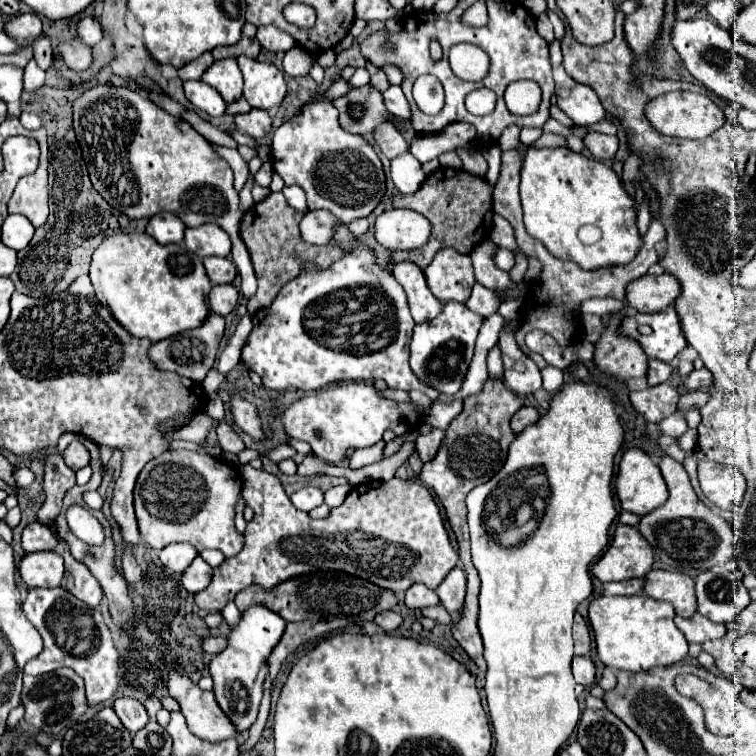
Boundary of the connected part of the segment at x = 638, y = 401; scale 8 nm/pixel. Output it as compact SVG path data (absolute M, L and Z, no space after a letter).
M660 383L656 387L648 387L644 391L630 393L632 407L640 415L644 415L648 423L658 423L666 419L668 415L672 415L676 411L678 399L680 399L678 391L668 383Z

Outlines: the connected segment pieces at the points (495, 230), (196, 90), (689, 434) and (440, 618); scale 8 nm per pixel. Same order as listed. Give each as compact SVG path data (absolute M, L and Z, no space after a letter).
M494 213L494 227L492 227L490 239L494 243L498 243L500 247L504 247L504 249L518 251L516 241L514 241L514 229L512 229L512 225L502 215L498 215L498 213Z
M184 81L184 93L194 107L212 117L218 117L226 111L224 99L220 99L220 95L216 95L216 91L212 91L212 87L208 87L204 81Z
M688 429L682 437L678 437L678 445L684 449L684 451L694 451L696 449L696 429Z
M442 605L422 609L422 615L424 615L424 617L430 617L430 619L434 619L434 621L438 621L438 623L450 623L450 621L452 621L450 613L448 613Z

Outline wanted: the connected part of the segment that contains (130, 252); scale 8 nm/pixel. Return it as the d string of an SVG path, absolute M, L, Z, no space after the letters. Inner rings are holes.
M162 211L148 221L148 233L118 233L118 235L106 237L92 255L90 279L96 291L96 299L106 309L110 309L114 319L124 329L128 329L128 333L134 337L146 337L152 343L156 343L176 333L182 333L186 329L200 327L210 313L206 297L212 289L212 283L204 271L202 259L190 253L184 245L170 245L170 243L182 243L184 229L186 225L178 219L178 215Z

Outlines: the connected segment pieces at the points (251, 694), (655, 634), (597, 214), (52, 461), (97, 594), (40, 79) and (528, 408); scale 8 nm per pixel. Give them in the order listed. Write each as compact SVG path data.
M256 603L256 605L248 607L248 611L244 611L240 615L240 621L230 629L230 633L226 637L226 641L228 641L226 649L220 651L208 663L210 677L214 679L216 701L222 707L222 711L232 719L238 733L250 729L250 725L256 721L258 707L260 707L260 701L264 695L262 685L264 685L264 679L270 675L268 657L270 657L272 649L278 645L284 629L286 629L286 621L280 619L280 615L276 615L274 611L268 611L266 607Z
M602 595L590 603L590 623L598 657L608 667L636 673L654 665L674 665L688 655L688 641L674 625L674 607L668 601L656 601L648 595Z
M528 147L520 177L526 231L534 239L540 239L550 255L572 259L582 269L610 267L634 259L642 245L636 227L634 199L626 195L618 175L610 167L578 155L568 147Z
M50 455L46 459L46 475L44 475L44 491L46 491L46 501L38 509L36 517L40 523L48 525L56 537L58 531L52 527L52 519L60 515L62 511L62 499L70 487L76 485L76 473L62 461L60 455Z
M58 537L58 551L64 557L64 565L66 565L66 573L62 579L62 585L68 593L72 593L76 599L84 601L90 607L98 607L104 593L100 583L96 581L96 577L88 571L88 567L84 567L80 561L72 559L72 555L68 555L68 545L64 541L60 541Z
M32 59L24 68L23 89L24 91L36 91L45 83L45 72L41 70Z
M524 405L524 407L512 417L510 425L512 425L512 431L514 431L514 433L520 433L520 431L524 431L526 427L530 427L532 423L536 423L538 419L540 419L538 409L532 407L532 405Z

